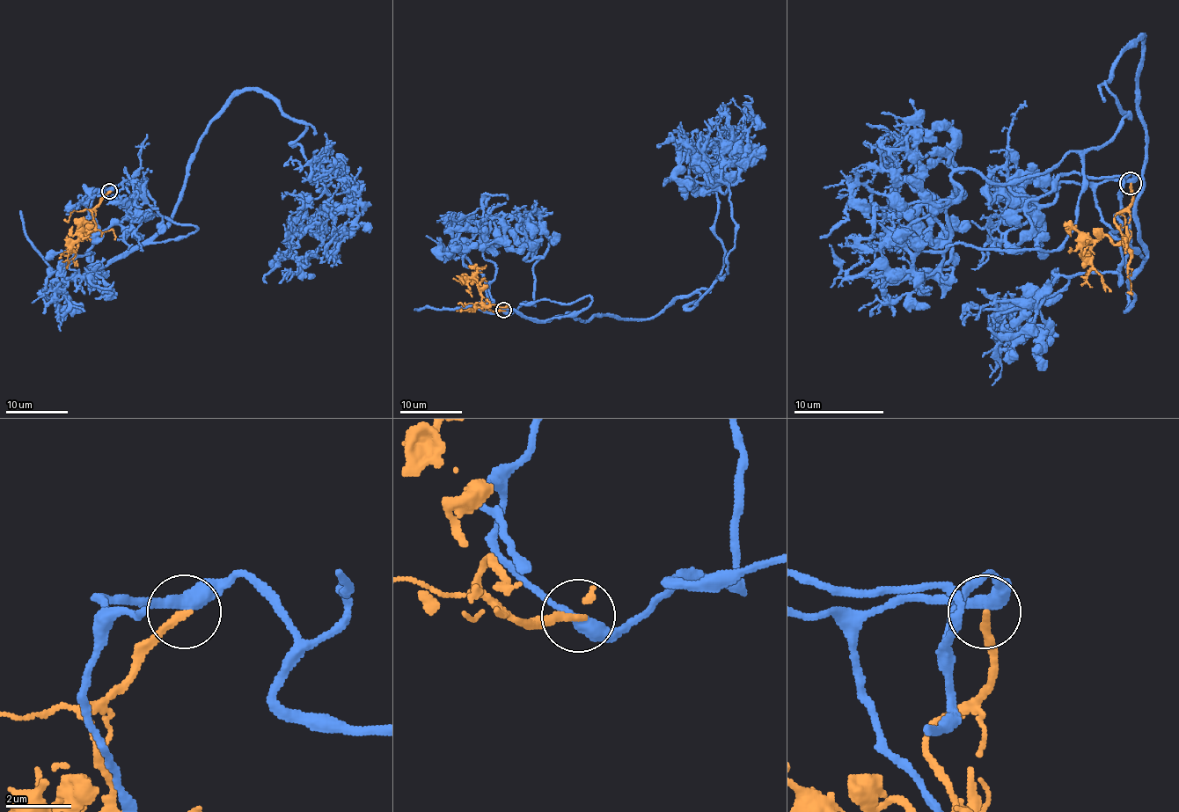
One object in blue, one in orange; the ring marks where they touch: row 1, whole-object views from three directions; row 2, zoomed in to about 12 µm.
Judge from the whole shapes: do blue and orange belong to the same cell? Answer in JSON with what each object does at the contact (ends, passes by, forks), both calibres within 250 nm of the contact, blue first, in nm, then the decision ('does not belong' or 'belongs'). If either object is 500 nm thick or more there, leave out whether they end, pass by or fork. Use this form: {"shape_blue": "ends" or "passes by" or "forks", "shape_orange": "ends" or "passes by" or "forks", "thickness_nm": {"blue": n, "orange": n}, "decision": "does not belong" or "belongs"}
{"shape_blue": "passes by", "shape_orange": "ends", "thickness_nm": {"blue": 360, "orange": 220}, "decision": "does not belong"}

